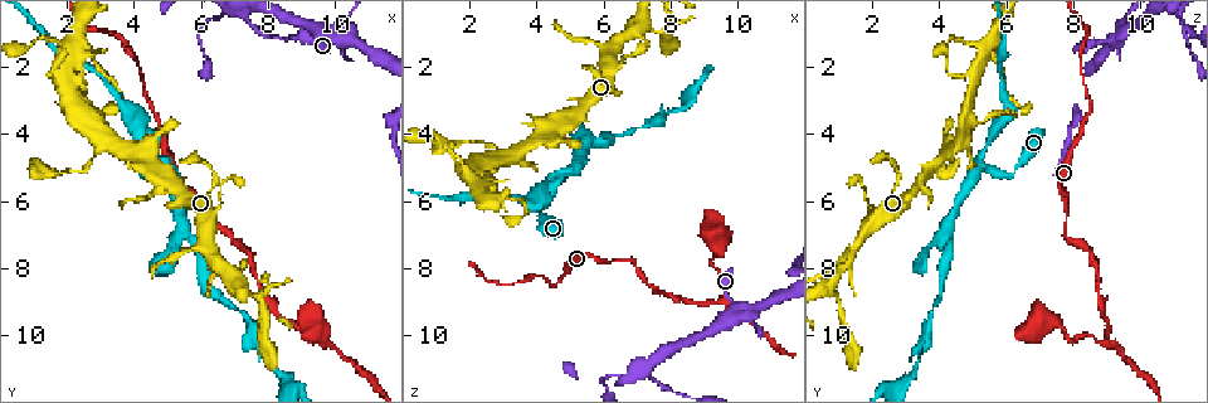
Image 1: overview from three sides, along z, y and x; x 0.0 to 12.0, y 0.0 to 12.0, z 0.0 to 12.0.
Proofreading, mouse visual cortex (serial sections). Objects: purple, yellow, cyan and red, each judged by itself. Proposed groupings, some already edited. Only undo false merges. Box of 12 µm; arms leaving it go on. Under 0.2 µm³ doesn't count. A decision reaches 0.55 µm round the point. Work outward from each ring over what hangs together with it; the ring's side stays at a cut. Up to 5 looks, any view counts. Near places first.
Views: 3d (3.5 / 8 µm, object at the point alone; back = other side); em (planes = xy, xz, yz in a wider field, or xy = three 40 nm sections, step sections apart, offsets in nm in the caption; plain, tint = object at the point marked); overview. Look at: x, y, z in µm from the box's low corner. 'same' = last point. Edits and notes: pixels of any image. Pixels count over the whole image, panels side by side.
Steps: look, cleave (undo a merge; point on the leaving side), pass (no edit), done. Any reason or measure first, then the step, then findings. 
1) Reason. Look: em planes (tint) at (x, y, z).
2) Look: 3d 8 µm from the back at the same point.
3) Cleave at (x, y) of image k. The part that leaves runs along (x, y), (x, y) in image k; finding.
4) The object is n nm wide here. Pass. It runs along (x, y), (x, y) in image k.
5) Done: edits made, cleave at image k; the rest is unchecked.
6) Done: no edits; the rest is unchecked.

Arms part here. Look: 3d 3.5 µm at (4.7, 5.0, 5.3).

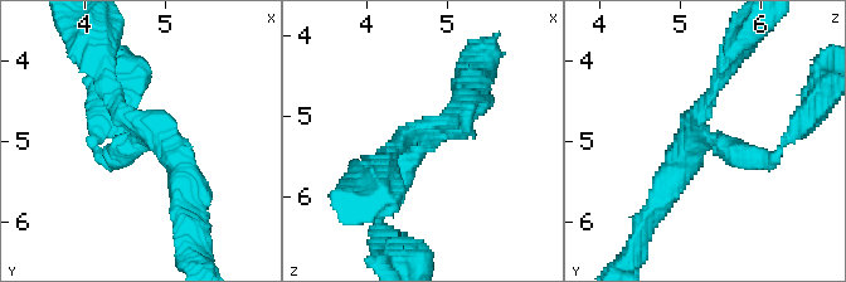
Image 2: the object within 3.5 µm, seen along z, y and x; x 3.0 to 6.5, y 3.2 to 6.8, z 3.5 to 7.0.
3 arms meet here; the arms are 200, 250, 300 nm wide. Look: em xy step 3 (tint) at (4.75, 4.95, 5.30).

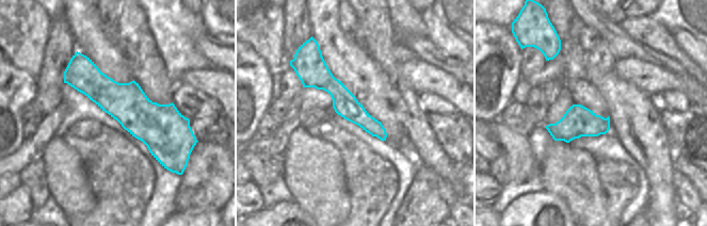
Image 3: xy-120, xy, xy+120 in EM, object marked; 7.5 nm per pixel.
Pass. It runs along (390, 208), (402, 166), (463, 102) in image 2; continuous, no second cell.

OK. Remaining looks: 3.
Branch point. Look: 3d 3.5 µm at (9.5, 10.2, 9.0).

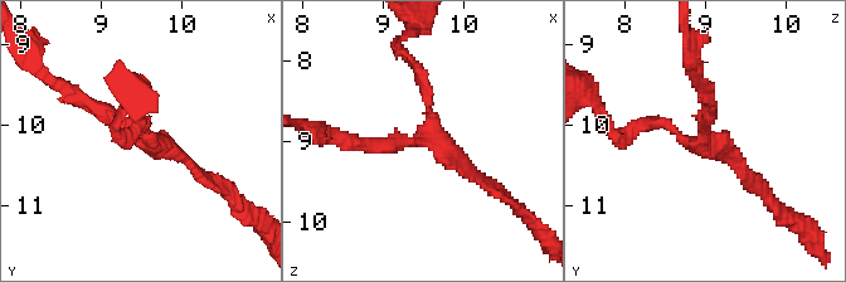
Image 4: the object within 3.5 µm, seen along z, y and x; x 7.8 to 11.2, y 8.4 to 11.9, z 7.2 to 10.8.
3 arms meet here; the arms are 150, 150, 200 nm wide. Look: em xy step 2 (plain) at (9.55, 10.20, 8.95).

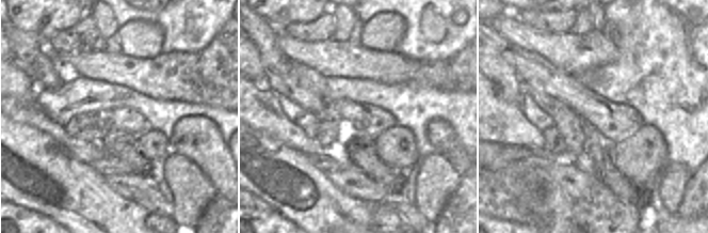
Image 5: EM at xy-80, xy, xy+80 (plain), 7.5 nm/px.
Where the object lies. Look: em xy step 2 (tint) at the same point.

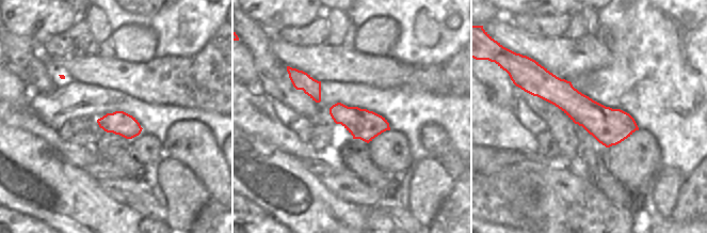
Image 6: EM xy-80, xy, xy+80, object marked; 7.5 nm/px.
Pass. It runs along (355, 142), (428, 132), (417, 64) in image 4; all the same cell.

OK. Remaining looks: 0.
Done: no edits; the rest is unchecked.

